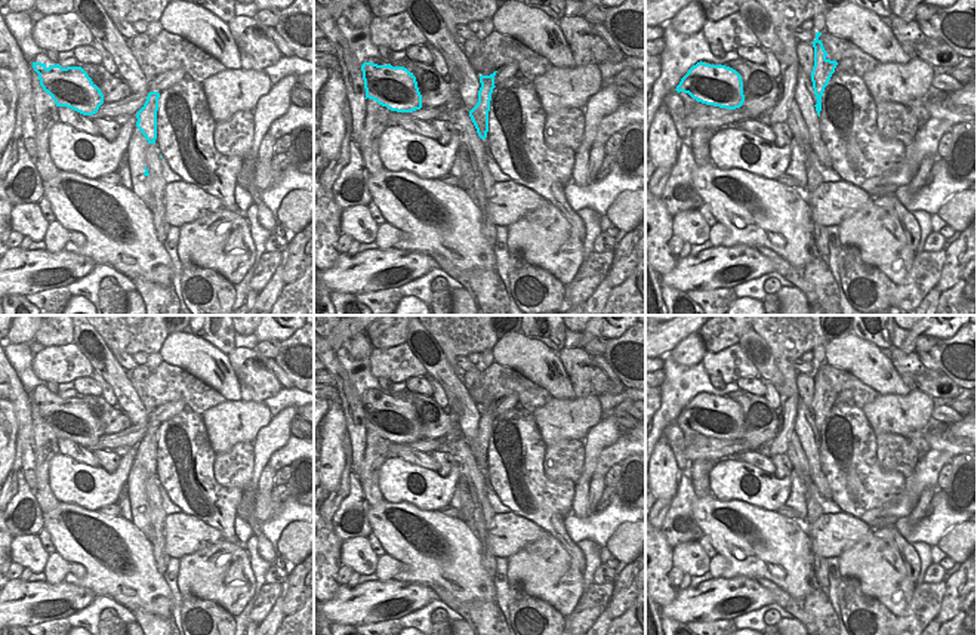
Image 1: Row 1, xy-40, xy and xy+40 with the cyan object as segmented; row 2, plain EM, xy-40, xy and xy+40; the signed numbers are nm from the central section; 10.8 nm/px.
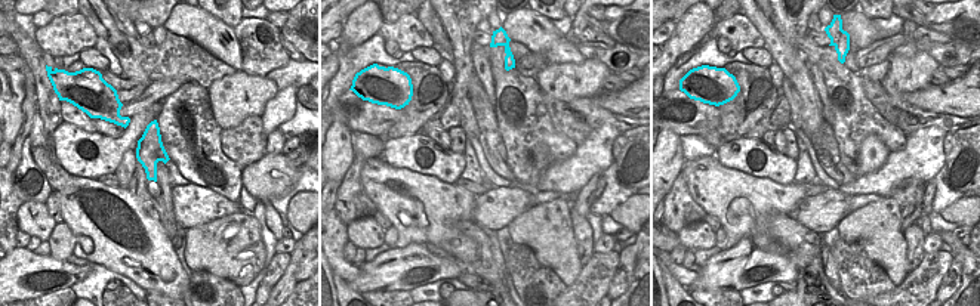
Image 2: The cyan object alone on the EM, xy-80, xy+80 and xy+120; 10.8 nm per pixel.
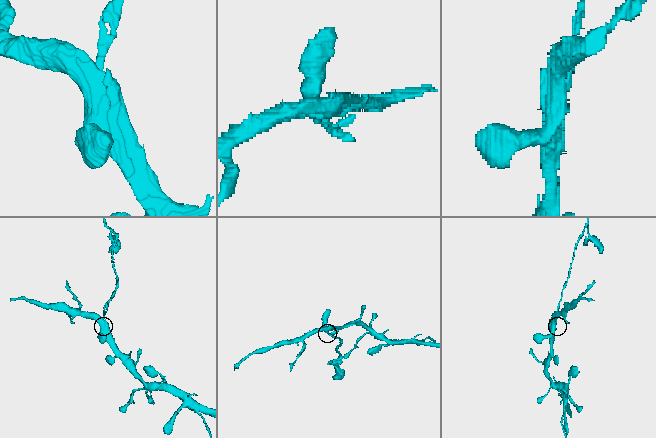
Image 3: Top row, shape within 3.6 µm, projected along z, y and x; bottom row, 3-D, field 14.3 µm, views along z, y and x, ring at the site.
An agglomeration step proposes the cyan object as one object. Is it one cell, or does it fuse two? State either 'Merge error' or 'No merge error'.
Merge error.

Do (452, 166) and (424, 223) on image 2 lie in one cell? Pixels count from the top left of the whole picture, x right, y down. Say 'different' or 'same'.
different

